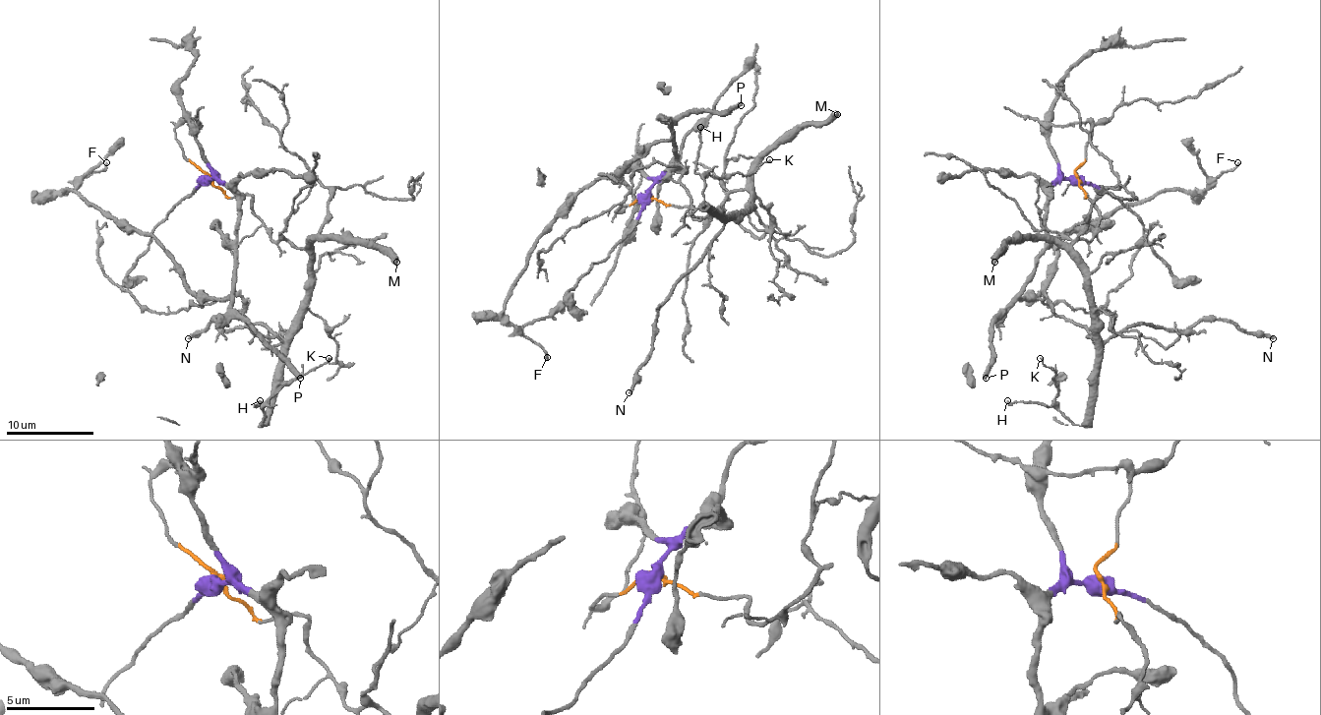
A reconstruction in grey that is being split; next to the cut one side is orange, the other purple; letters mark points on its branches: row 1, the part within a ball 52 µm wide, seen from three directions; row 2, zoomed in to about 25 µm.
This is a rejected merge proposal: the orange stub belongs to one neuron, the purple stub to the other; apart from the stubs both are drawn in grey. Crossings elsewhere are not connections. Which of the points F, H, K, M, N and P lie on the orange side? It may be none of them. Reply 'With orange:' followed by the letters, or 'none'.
With orange: H, K, M, N

